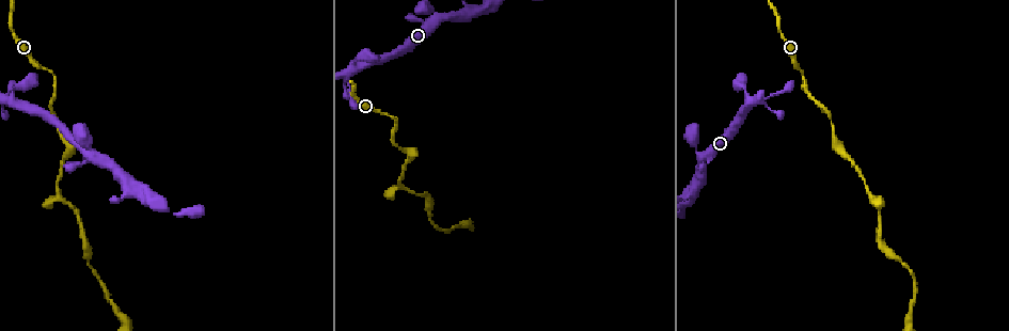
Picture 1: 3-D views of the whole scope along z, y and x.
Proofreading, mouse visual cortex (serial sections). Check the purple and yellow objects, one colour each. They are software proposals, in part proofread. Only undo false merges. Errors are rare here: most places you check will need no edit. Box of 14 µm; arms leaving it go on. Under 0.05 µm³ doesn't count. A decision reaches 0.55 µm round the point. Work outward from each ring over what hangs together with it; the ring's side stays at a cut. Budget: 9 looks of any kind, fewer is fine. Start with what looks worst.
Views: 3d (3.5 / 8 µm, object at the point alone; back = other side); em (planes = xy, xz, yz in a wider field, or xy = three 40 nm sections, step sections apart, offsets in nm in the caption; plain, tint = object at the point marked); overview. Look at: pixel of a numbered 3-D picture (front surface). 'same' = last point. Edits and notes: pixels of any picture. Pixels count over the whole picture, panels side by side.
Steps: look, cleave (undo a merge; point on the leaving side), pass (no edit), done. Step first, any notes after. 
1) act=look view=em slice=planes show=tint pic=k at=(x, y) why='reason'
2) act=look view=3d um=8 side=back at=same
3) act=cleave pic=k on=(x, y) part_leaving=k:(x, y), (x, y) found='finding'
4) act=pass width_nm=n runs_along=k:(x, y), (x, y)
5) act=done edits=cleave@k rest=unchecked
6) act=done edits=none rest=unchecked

act=look view=3d um=3.5 pic=1 at=(403, 187)

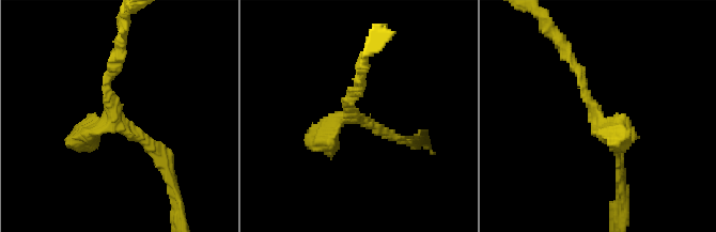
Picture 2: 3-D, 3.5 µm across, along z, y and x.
act=look view=em slice=xy step=2 show=tint pic=2 at=(598, 123) why='shape alone is not enough'

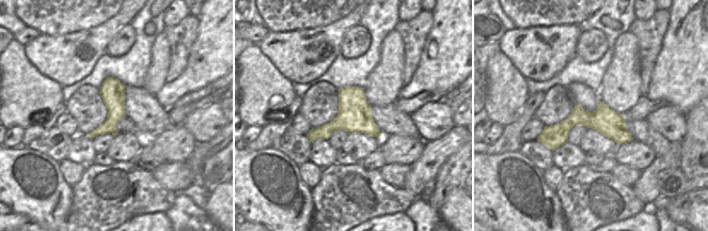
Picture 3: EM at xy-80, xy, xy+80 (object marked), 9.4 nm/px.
act=pass runs_along=2:(570, 58), (619, 167) found='all the same cell'

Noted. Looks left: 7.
act=look view=3d um=3.5 pic=1 at=(353, 69) why='sudden change in width'

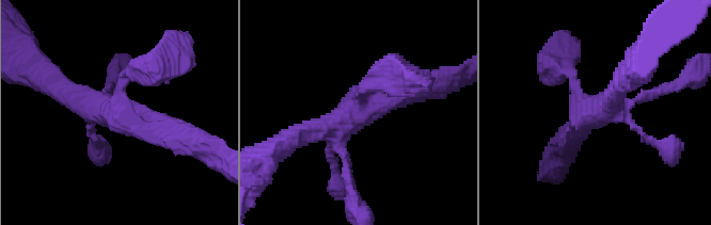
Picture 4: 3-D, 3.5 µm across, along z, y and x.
act=pass runs_along=4:(420, 86), (337, 125), (347, 165) found='continuous, no second cell'

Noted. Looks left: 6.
act=look view=3d um=3.5 pic=1 at=(438, 20) why='four or more arms meet'

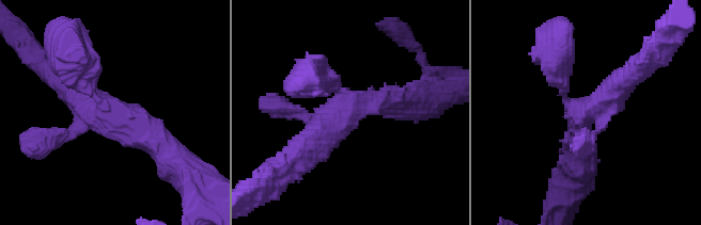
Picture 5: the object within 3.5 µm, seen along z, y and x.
act=look view=em slice=xy step=3 show=tint pic=5 at=(348, 105) arms=4 arm_widths_nm=150,250,350,400 why='shape alone is not enough'

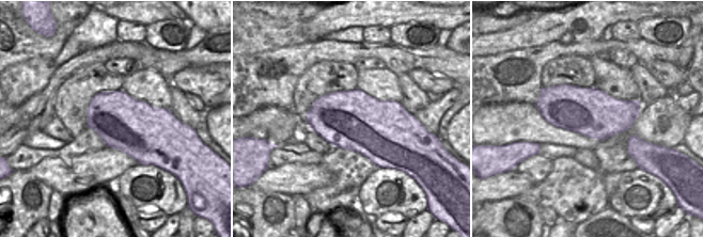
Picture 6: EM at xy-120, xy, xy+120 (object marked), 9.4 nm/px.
act=look view=em slice=xy step=1 show=tint at=same

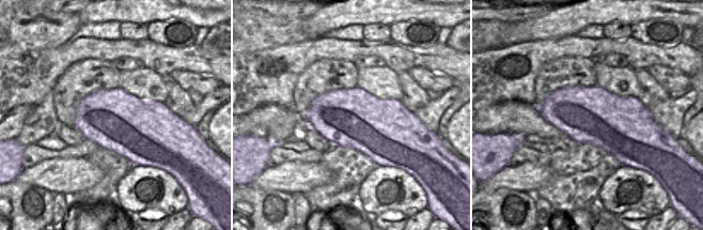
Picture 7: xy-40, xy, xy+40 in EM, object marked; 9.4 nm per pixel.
act=pass runs_along=5:(63, 77), (169, 156) found='continuous, no second cell'

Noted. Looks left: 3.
act=look view=3d um=3.5 pic=1 at=(118, 313) why='sudden change in width'

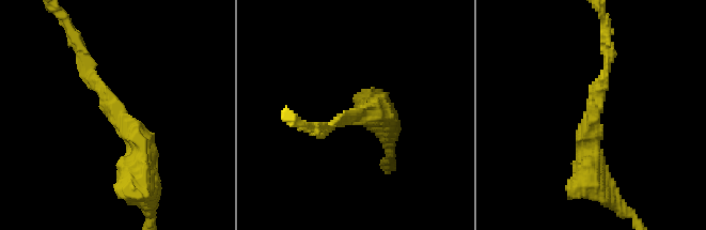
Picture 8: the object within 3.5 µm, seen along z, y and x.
act=look view=em slice=xy step=1 show=tint pic=8 at=(594, 117) arm_widths_nm=150,300

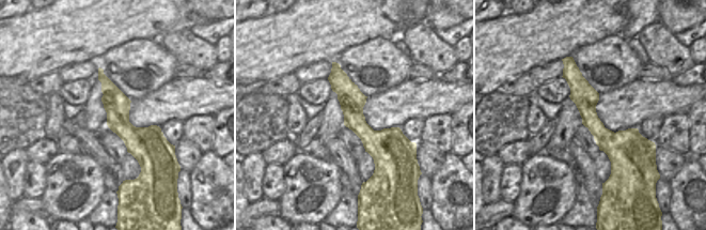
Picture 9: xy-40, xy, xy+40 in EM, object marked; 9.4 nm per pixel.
act=pass width_nm=240 runs_along=8:(84, 56), (140, 141), (124, 165) found='one cell here'

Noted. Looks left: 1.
act=done edits=none rest=unchecked

